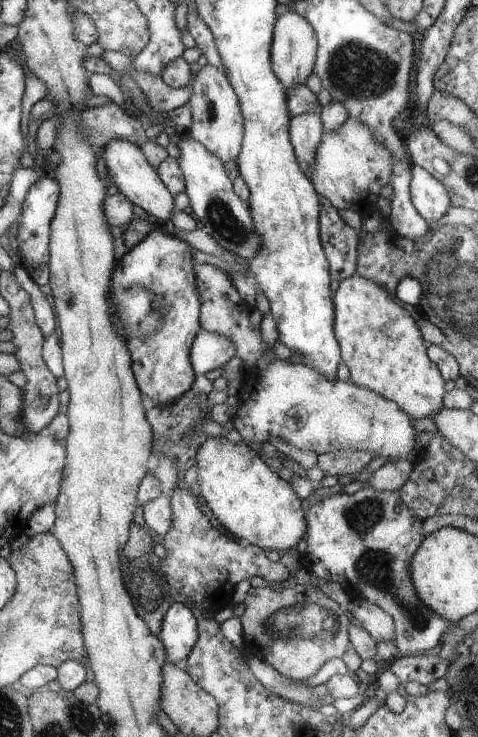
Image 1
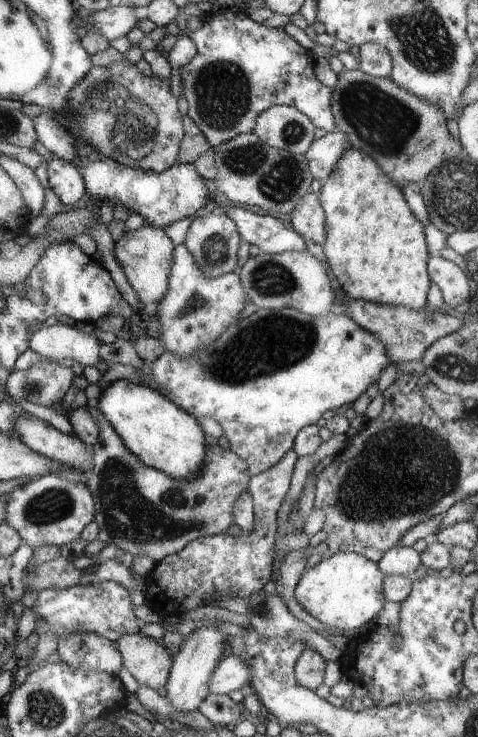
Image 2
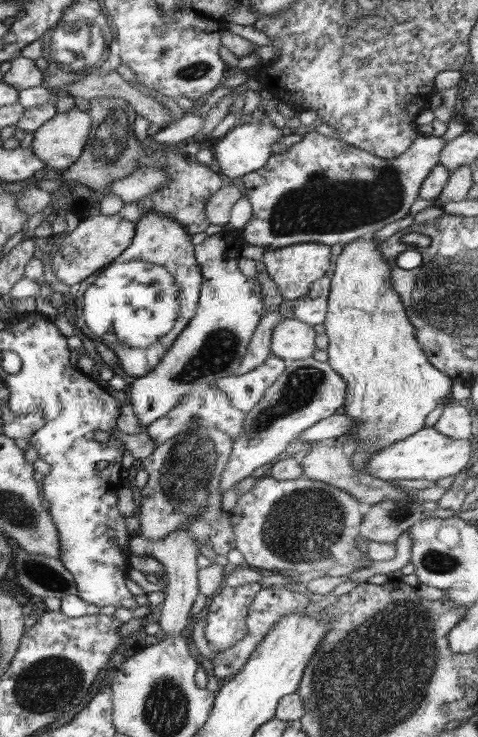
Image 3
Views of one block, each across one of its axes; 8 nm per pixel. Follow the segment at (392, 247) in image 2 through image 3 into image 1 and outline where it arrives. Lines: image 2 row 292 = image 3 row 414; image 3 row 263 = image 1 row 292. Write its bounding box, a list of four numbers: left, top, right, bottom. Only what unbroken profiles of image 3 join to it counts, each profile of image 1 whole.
[332,274,446,418]

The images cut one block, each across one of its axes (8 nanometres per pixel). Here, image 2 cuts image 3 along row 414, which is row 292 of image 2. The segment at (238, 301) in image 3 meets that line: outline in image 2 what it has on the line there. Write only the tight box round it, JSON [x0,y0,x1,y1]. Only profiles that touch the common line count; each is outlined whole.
[115,225,174,309]

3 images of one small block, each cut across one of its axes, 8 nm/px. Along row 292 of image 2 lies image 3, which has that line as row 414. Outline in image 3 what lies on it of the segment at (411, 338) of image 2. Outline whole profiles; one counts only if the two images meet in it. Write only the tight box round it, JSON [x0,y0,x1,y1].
[298,414,354,442]

